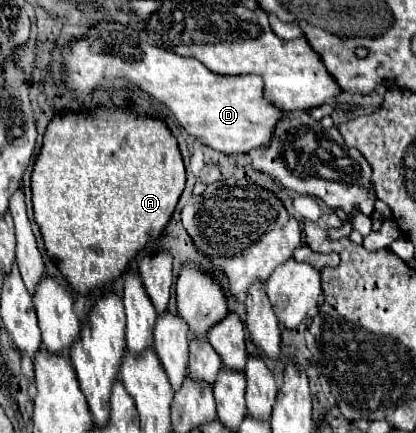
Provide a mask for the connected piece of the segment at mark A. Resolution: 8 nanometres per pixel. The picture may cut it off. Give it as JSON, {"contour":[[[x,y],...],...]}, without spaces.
{"contour":[[[96,107],[92,113],[64,111],[64,115],[56,115],[48,123],[48,129],[44,133],[42,149],[40,149],[40,153],[36,157],[36,163],[34,163],[34,171],[32,171],[34,219],[36,219],[36,223],[42,231],[48,255],[58,263],[58,269],[62,271],[62,275],[68,279],[68,283],[72,285],[74,291],[86,293],[86,291],[104,287],[106,283],[118,279],[122,275],[122,271],[126,269],[130,257],[134,257],[150,239],[156,239],[164,231],[164,227],[168,225],[168,219],[174,213],[174,207],[176,207],[176,203],[178,203],[178,199],[184,191],[184,185],[186,185],[186,171],[184,171],[184,161],[182,161],[182,155],[180,155],[180,149],[178,149],[178,141],[170,133],[170,129],[166,127],[166,121],[162,117],[136,113],[132,107],[128,107],[128,109]]]}

